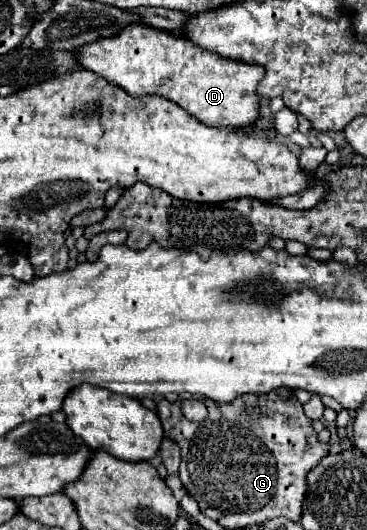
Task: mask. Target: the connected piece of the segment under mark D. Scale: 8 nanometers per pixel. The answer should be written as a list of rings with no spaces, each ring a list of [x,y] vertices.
[[[133,24],[119,36],[81,46],[79,62],[133,96],[159,94],[173,100],[207,126],[245,130],[259,118],[257,84],[265,76],[263,66],[223,58],[167,30]]]

